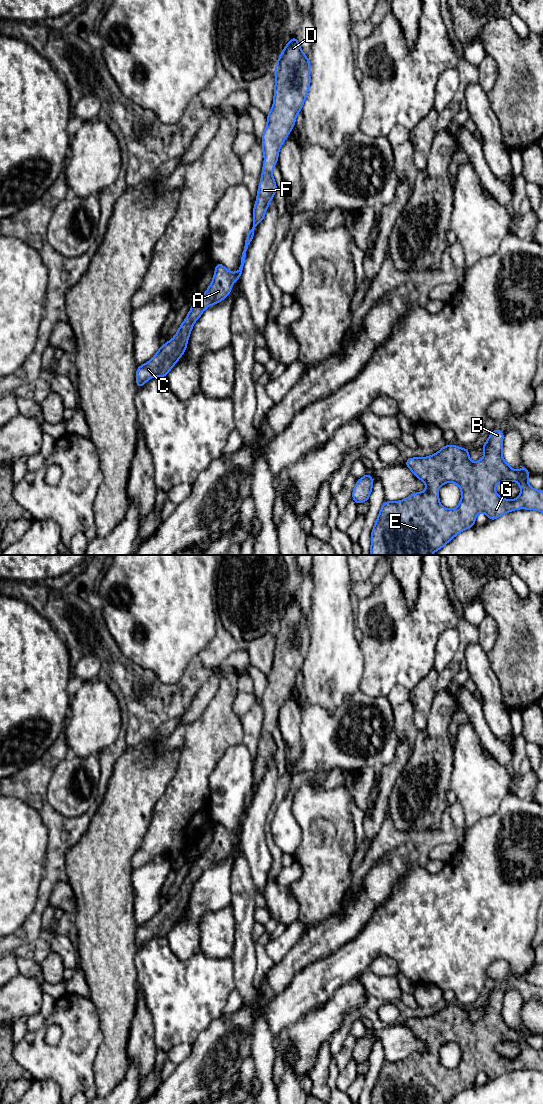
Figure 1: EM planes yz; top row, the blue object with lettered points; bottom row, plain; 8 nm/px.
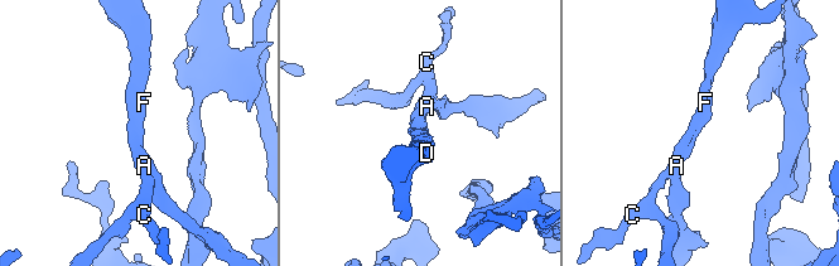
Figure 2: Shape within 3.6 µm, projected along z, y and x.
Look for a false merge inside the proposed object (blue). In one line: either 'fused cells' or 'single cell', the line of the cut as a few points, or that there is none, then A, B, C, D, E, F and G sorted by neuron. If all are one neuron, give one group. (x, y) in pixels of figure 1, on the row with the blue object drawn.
single cell | no cut | A B C D E F G

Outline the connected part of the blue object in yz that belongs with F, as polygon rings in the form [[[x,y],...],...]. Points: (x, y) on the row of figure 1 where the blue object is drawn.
[[[293,37],[281,52],[276,63],[275,75],[273,107],[267,115],[267,125],[262,136],[264,164],[253,208],[253,225],[245,239],[239,270],[232,273],[224,265],[216,263],[211,284],[206,292],[194,301],[176,335],[161,345],[151,360],[138,366],[137,388],[142,387],[152,377],[167,377],[169,371],[185,352],[194,323],[206,307],[209,308],[228,297],[233,283],[242,274],[246,251],[253,239],[255,227],[264,219],[266,209],[277,190],[272,172],[278,161],[279,150],[295,126],[297,114],[302,110],[309,92],[310,61],[303,53],[297,37]]]

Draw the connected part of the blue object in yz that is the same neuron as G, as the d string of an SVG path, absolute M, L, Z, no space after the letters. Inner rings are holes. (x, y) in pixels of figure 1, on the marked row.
M495 429L486 443L481 446L484 449L484 456L477 462L470 460L468 448L464 449L456 445L444 445L431 456L406 460L404 463L417 478L426 484L426 490L413 493L401 501L384 501L371 533L370 555L432 555L456 535L473 527L476 516L480 512L485 513L490 520L495 520L516 509L536 510L543 513L543 490L535 490L528 484L530 473L524 465L519 471L516 471L504 461L502 456L503 437L504 433L500 429ZM507 481L517 482L521 489L520 495L514 500L502 498L495 491L498 483ZM447 482L456 483L461 490L461 500L455 509L447 509L440 504L438 489Z

